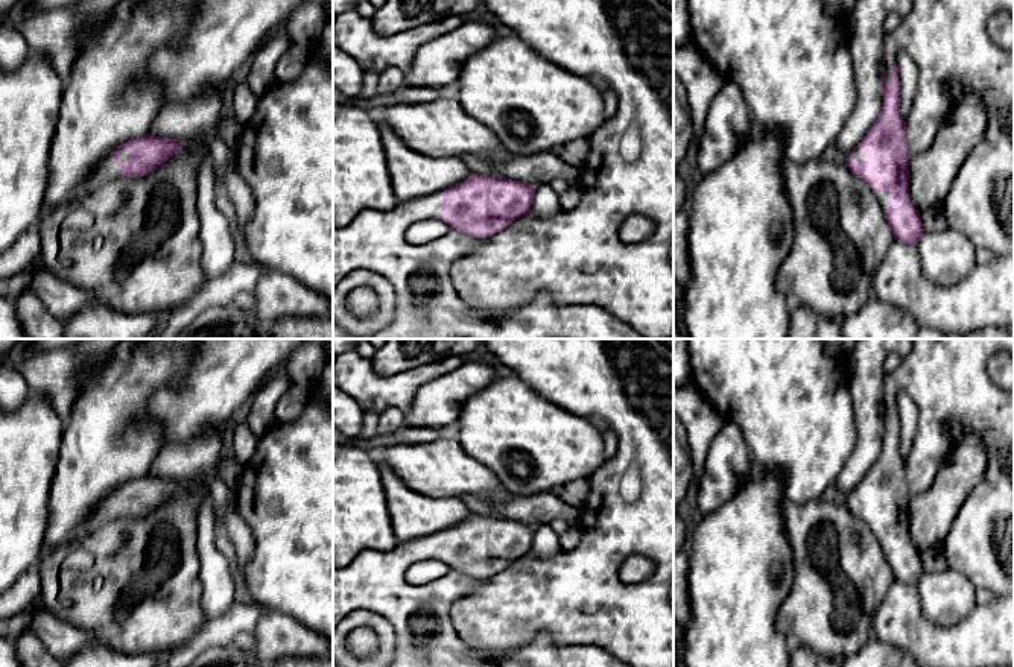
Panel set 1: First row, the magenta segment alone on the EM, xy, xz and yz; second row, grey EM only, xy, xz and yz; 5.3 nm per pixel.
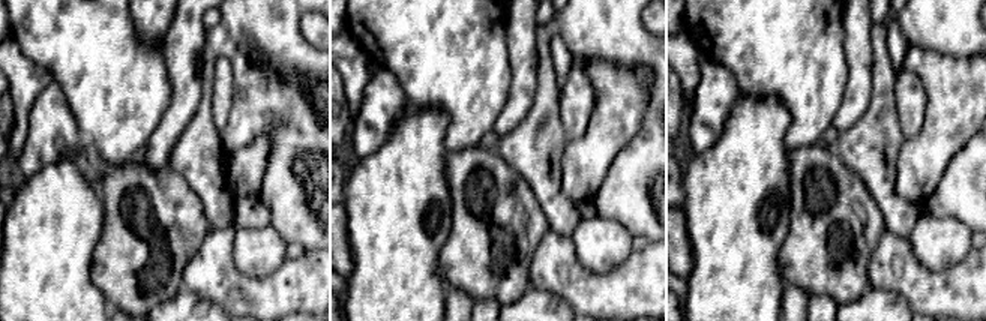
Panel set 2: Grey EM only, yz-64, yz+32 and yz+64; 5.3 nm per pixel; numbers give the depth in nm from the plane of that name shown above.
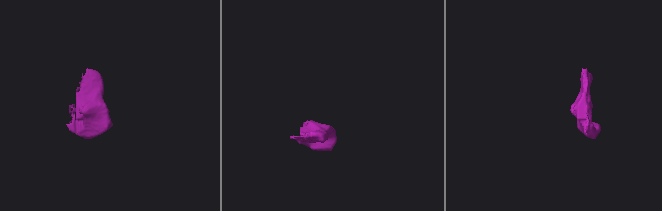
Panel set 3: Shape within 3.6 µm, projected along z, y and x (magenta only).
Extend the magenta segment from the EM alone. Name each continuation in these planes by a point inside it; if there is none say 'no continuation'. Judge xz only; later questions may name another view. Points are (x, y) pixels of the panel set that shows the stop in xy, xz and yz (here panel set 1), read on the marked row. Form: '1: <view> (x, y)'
1: xz (427, 306)

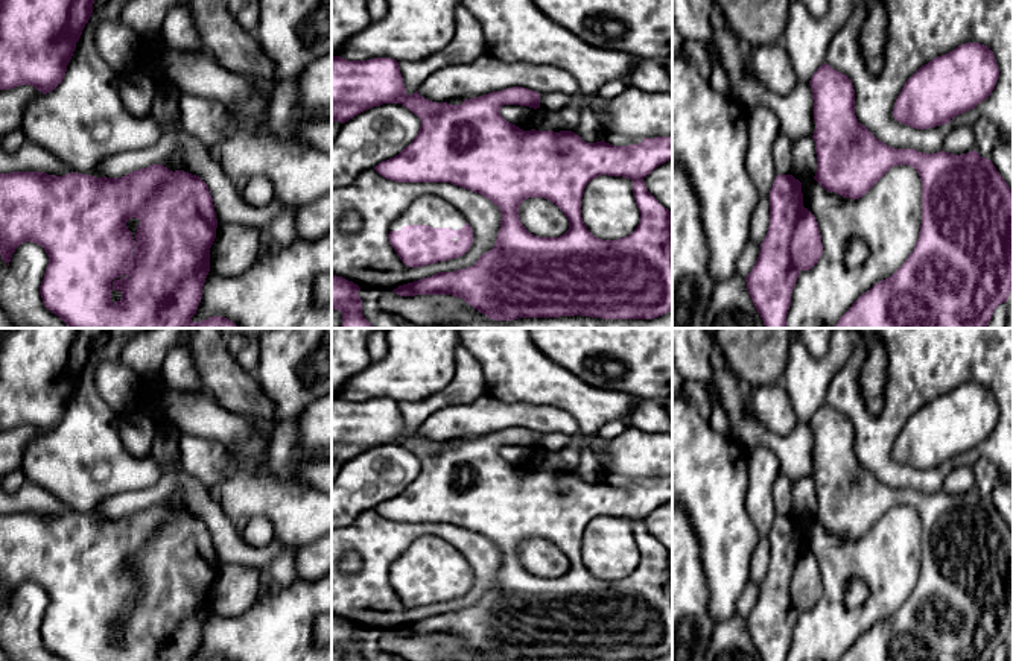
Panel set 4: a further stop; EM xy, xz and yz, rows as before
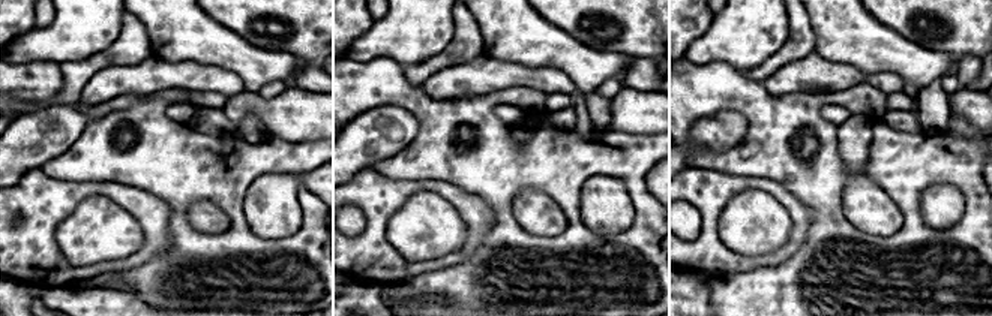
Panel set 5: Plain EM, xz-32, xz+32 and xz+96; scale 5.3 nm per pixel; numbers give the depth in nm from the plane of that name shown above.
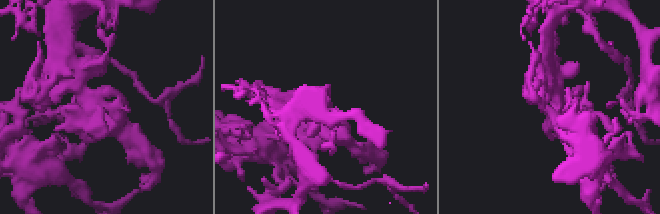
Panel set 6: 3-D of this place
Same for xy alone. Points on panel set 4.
no continuation

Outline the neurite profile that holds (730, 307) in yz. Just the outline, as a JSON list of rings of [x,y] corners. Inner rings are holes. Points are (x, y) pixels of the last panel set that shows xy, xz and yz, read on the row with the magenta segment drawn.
[[[733,274],[724,281],[716,281],[704,328],[765,328],[744,277]]]

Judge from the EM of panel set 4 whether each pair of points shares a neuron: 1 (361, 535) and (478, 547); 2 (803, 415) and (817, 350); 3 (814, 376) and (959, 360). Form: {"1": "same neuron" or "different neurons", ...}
{"1": "same neuron", "2": "different neurons", "3": "different neurons"}

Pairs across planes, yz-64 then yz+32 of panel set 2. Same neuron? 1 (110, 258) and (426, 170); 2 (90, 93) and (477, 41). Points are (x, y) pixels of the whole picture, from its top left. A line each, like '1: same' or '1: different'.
1: different
2: same

